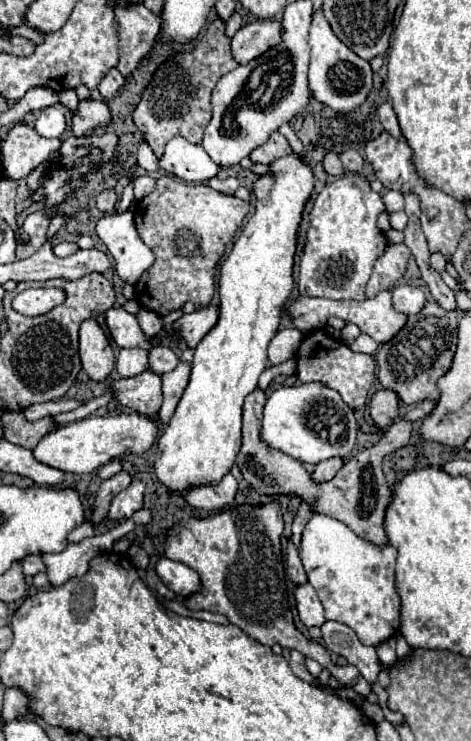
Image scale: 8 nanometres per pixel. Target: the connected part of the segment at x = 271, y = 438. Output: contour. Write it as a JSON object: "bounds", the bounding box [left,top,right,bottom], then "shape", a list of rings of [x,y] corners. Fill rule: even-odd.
{"bounds":[262,382,356,464],"shape":[[[318,382],[312,384],[296,384],[296,386],[282,386],[274,390],[264,406],[264,420],[262,420],[262,440],[268,442],[272,448],[282,450],[284,454],[308,462],[318,464],[322,460],[340,456],[348,458],[348,454],[354,448],[356,440],[356,418],[354,412],[342,402],[340,394],[324,388]],[[332,424],[338,424],[336,428]],[[328,430],[328,434],[334,434],[334,444],[330,440],[322,440],[320,432]]]}

